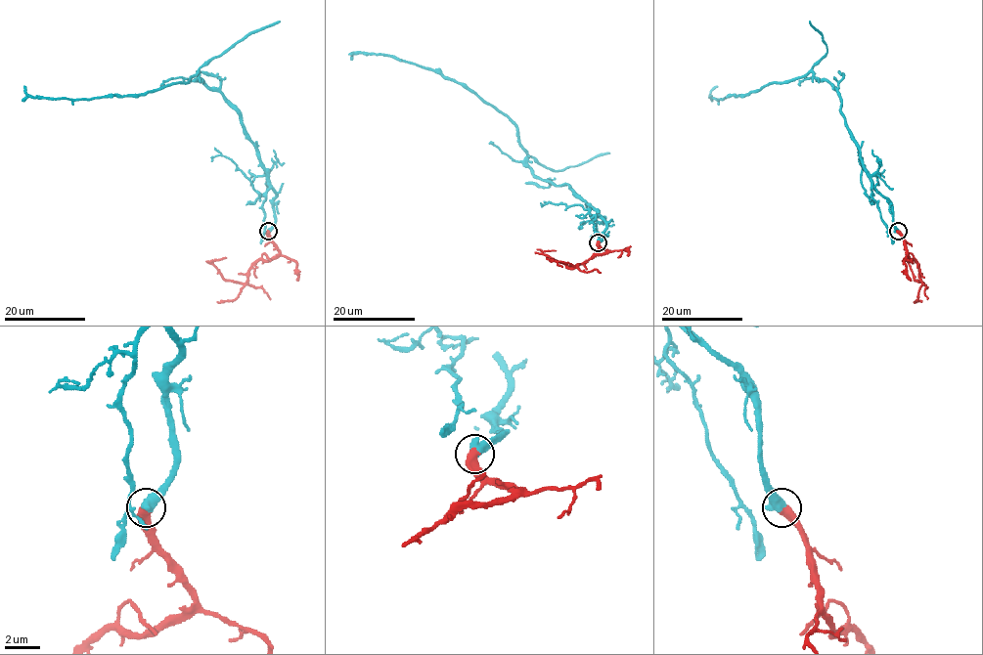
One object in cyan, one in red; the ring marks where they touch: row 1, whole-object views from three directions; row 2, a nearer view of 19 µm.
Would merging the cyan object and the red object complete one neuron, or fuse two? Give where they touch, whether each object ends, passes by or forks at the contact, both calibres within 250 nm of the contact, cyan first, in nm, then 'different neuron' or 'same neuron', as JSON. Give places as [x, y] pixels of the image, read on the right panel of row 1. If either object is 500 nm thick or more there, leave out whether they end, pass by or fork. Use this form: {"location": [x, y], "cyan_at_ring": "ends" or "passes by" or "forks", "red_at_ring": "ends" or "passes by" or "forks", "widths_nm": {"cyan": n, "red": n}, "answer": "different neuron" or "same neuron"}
{"location": [898, 231], "widths_nm": {"cyan": 550, "red": 600}, "answer": "same neuron"}

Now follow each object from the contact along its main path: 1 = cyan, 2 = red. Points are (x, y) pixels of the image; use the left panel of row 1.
1: (268, 232), (276, 192), (258, 150), (241, 114), (199, 72), (144, 94), (90, 99), (30, 97), (24, 86)
2: (268, 232), (279, 252), (268, 260), (258, 260), (249, 270), (244, 283), (226, 280), (212, 263), (226, 258)

